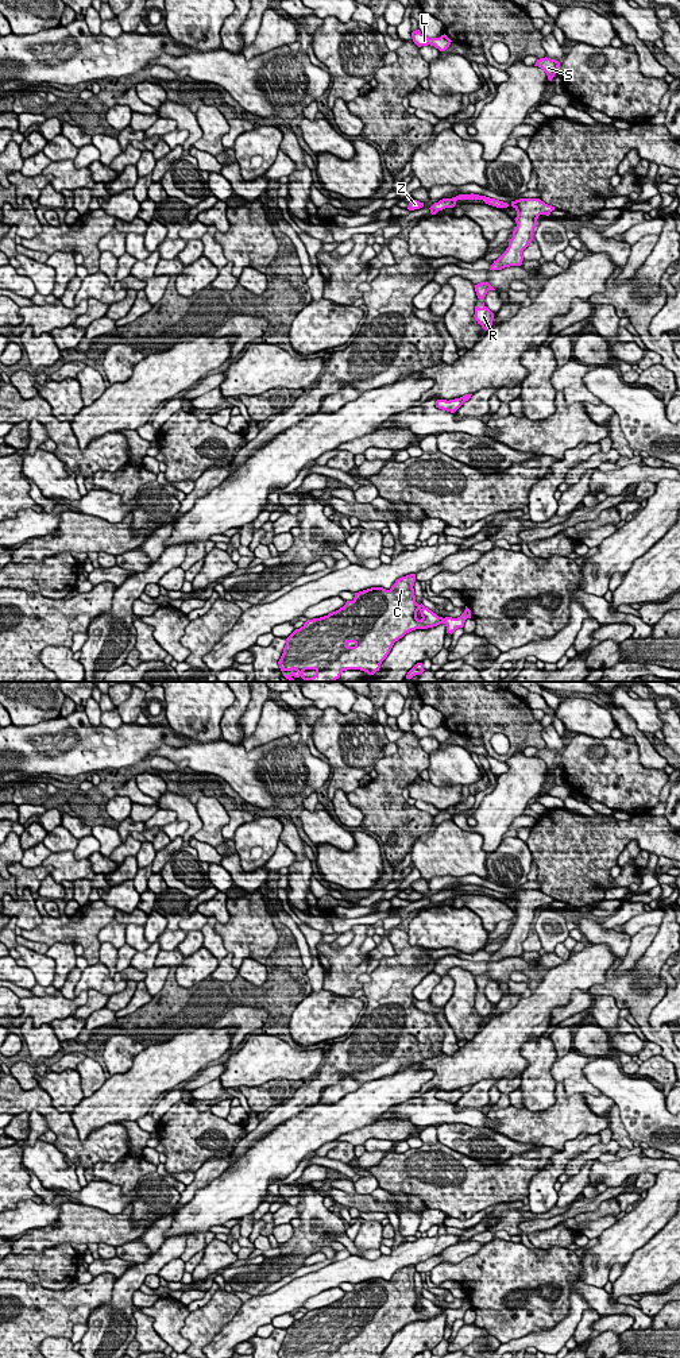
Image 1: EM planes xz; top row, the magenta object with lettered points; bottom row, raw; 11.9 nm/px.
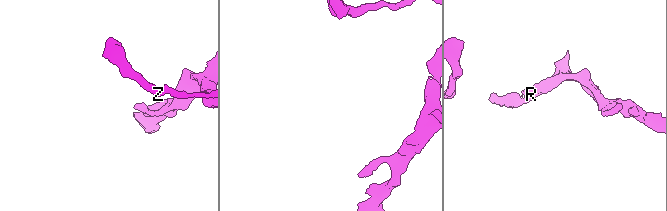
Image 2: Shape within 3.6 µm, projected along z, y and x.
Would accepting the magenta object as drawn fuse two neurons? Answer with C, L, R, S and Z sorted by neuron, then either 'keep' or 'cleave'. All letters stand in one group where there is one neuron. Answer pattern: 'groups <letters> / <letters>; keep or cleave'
groups C L R S Z; keep

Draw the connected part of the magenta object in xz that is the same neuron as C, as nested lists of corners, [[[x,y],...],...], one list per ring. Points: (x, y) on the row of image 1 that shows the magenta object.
[[[410,574],[397,579],[390,590],[371,587],[355,593],[355,598],[347,601],[339,610],[308,620],[286,639],[278,664],[281,671],[291,674],[283,676],[290,682],[335,682],[347,670],[360,670],[374,675],[379,671],[394,643],[406,633],[444,624],[447,633],[452,634],[457,628],[464,626],[467,618],[471,618],[471,610],[467,606],[460,617],[443,618],[422,603],[418,605],[413,589],[414,582],[416,574]]]

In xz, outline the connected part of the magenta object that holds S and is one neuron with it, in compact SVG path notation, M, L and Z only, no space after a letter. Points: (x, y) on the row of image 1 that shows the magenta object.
M545 57L545 58L537 59L534 66L541 67L546 73L548 80L552 81L552 78L555 77L560 66L560 62Z

